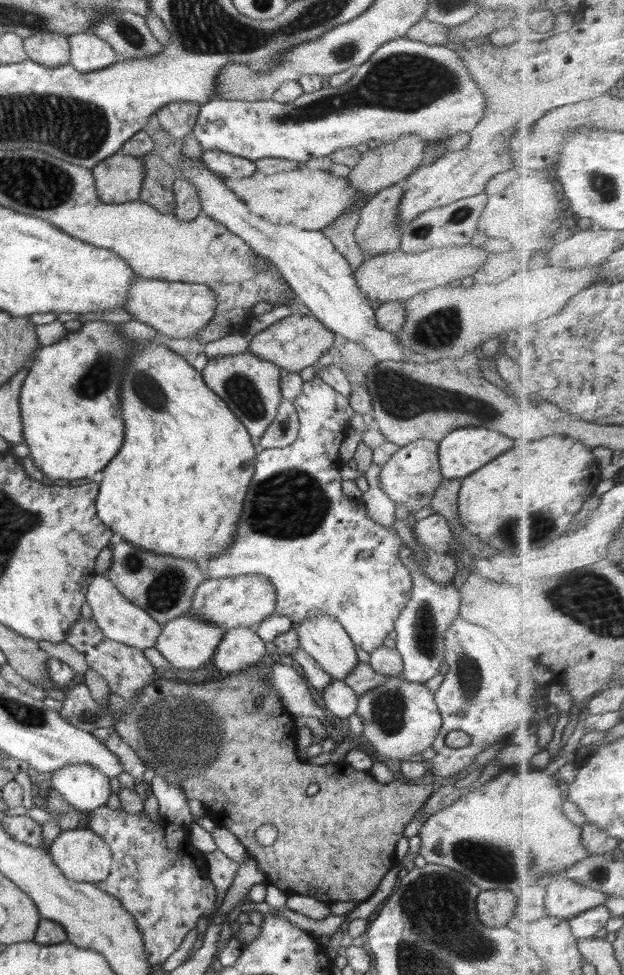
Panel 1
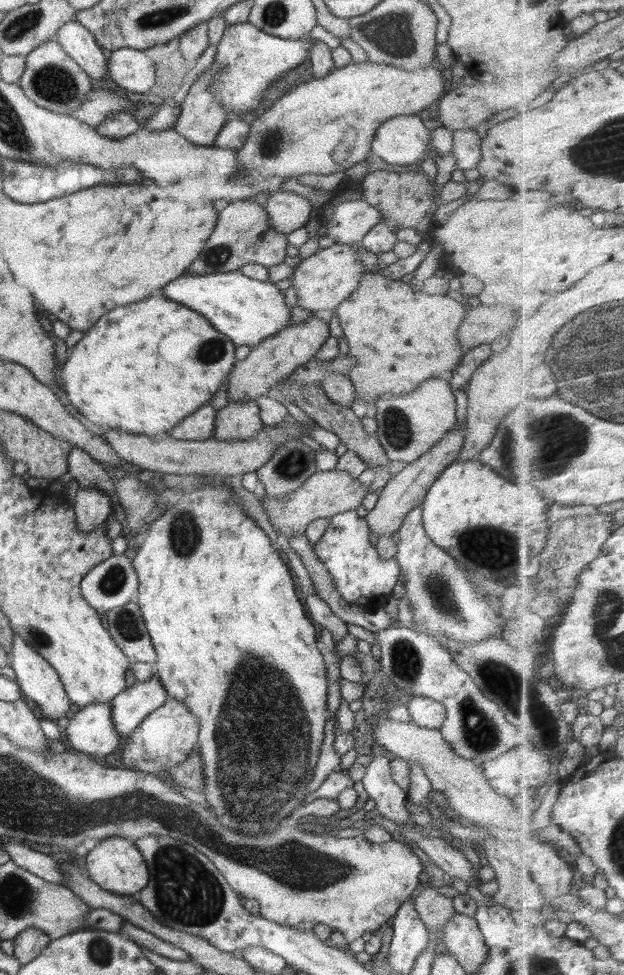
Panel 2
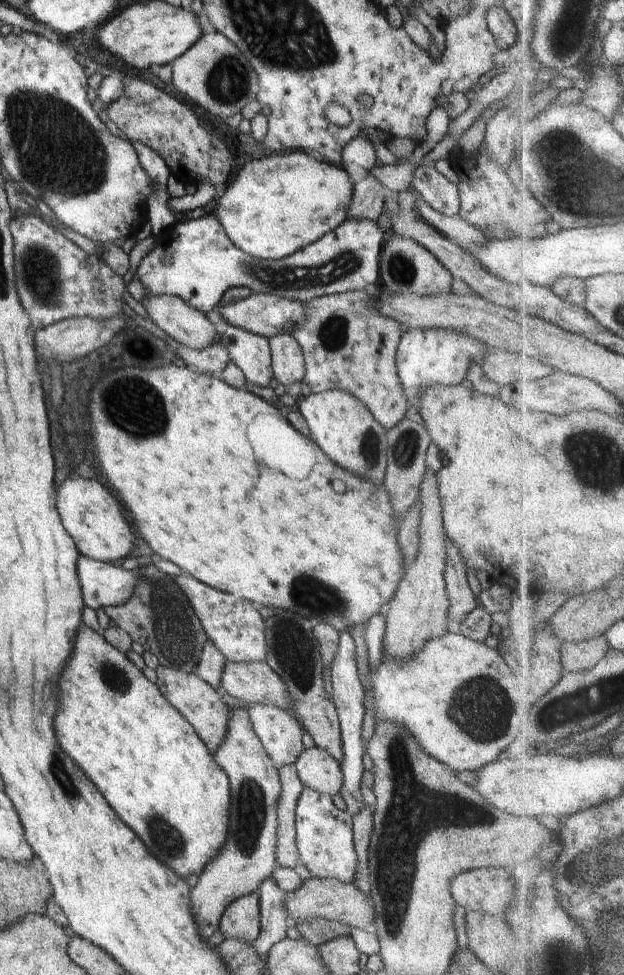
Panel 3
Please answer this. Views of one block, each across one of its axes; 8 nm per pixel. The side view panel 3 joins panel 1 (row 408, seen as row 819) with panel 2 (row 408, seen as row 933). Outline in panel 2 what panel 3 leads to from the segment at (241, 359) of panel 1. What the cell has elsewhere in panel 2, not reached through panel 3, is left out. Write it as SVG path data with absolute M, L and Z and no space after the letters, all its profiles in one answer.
M204 404L199 410L194 411L194 414L183 418L167 434L178 440L209 440L214 435L216 414L217 411L212 404Z

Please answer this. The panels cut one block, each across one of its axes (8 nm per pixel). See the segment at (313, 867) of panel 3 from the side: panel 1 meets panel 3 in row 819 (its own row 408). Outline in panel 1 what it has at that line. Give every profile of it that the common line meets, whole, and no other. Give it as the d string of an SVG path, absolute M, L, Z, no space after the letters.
M315 377L310 382L303 382L302 393L293 401L293 406L296 408L297 415L299 416L299 434L296 440L288 446L277 449L264 449L260 454L256 455L254 474L246 491L242 513L238 517L238 525L236 525L236 537L232 539L232 543L222 553L206 558L201 569L210 580L246 574L260 574L268 578L268 581L272 582L272 585L276 587L276 610L274 610L274 614L288 616L294 624L304 621L306 618L310 619L310 616L316 615L316 613L332 615L345 628L356 649L372 652L383 645L383 641L388 637L390 631L395 630L396 619L411 597L413 589L412 576L410 576L408 567L404 566L404 562L398 556L402 540L394 531L386 530L384 526L376 524L366 514L360 498L349 498L343 494L340 470L342 470L344 464L340 459L338 450L346 437L349 428L348 423L352 420L352 415L354 415L353 409L349 406L349 401L342 394L336 392L334 388L328 386L326 382Z

